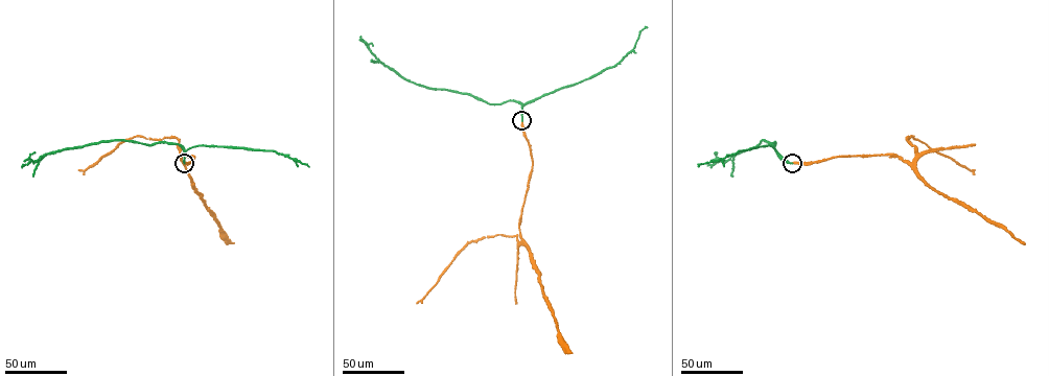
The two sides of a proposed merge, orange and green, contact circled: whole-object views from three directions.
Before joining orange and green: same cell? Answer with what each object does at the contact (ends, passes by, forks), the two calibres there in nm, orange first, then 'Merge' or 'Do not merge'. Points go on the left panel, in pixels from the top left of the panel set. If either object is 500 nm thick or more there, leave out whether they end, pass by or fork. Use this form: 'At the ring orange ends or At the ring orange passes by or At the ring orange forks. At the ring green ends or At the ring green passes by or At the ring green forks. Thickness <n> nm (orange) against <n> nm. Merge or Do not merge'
At the ring orange ends. At the ring green ends. Thickness 480 nm (orange) against 460 nm. Merge

